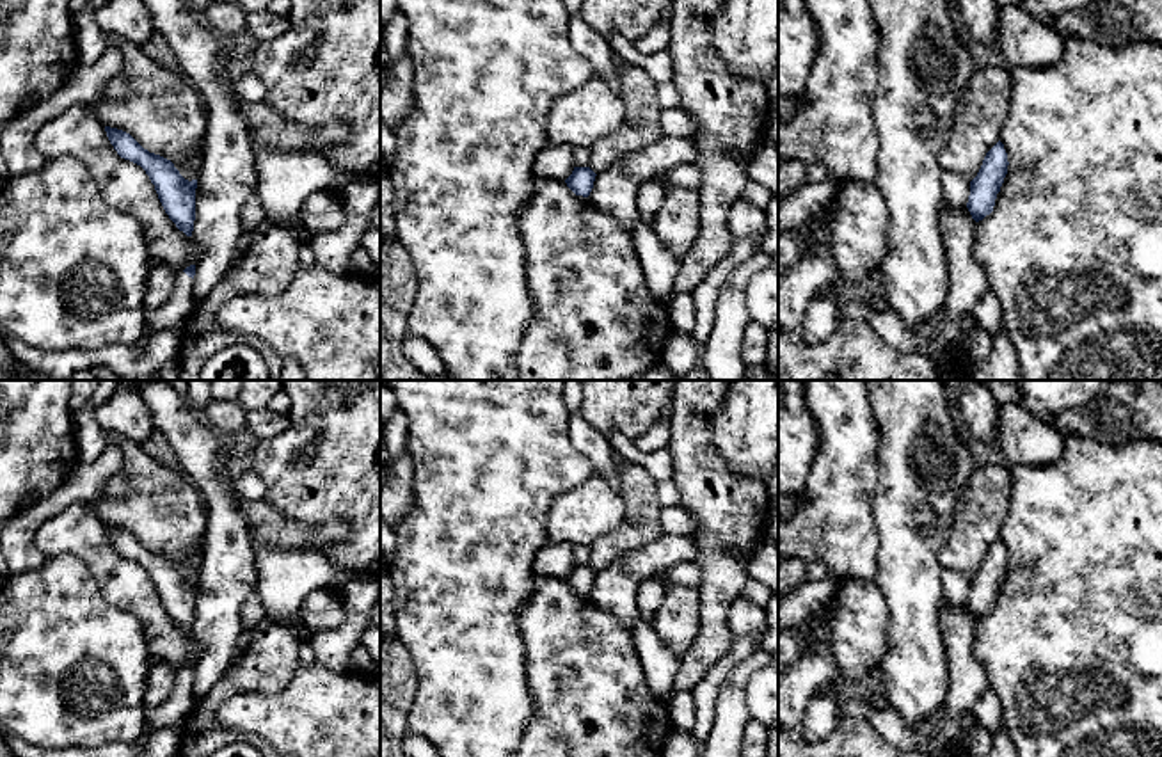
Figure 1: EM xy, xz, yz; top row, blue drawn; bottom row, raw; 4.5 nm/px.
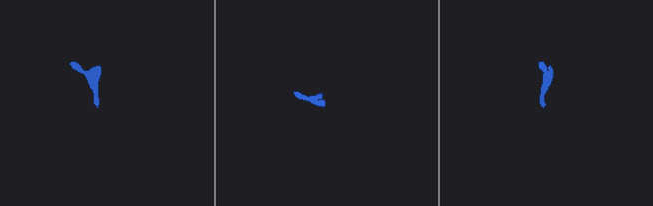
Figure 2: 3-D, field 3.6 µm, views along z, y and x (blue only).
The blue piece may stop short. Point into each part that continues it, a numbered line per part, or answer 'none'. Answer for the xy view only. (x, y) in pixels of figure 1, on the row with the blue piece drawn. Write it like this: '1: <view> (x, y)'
1: xy (180, 304)

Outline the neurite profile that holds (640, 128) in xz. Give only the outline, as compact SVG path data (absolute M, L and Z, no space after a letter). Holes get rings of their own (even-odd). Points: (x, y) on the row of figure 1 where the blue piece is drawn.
M618 60L620 96L625 119L620 128L590 147L590 169L599 174L617 160L641 151L665 135L659 124L663 105L657 100L657 82L643 69Z

